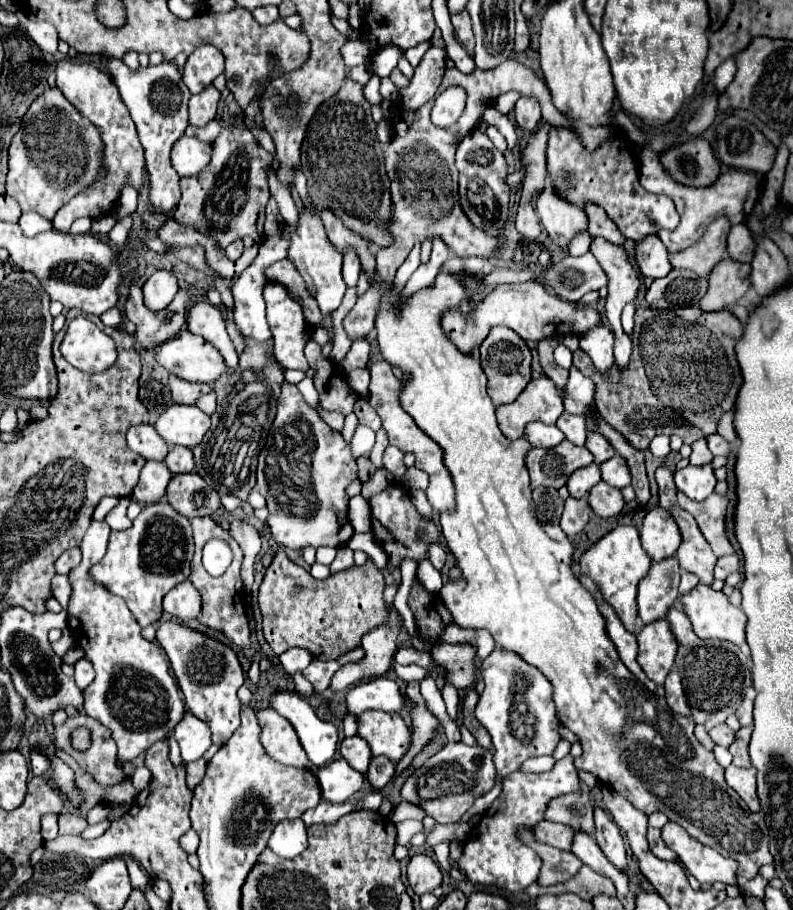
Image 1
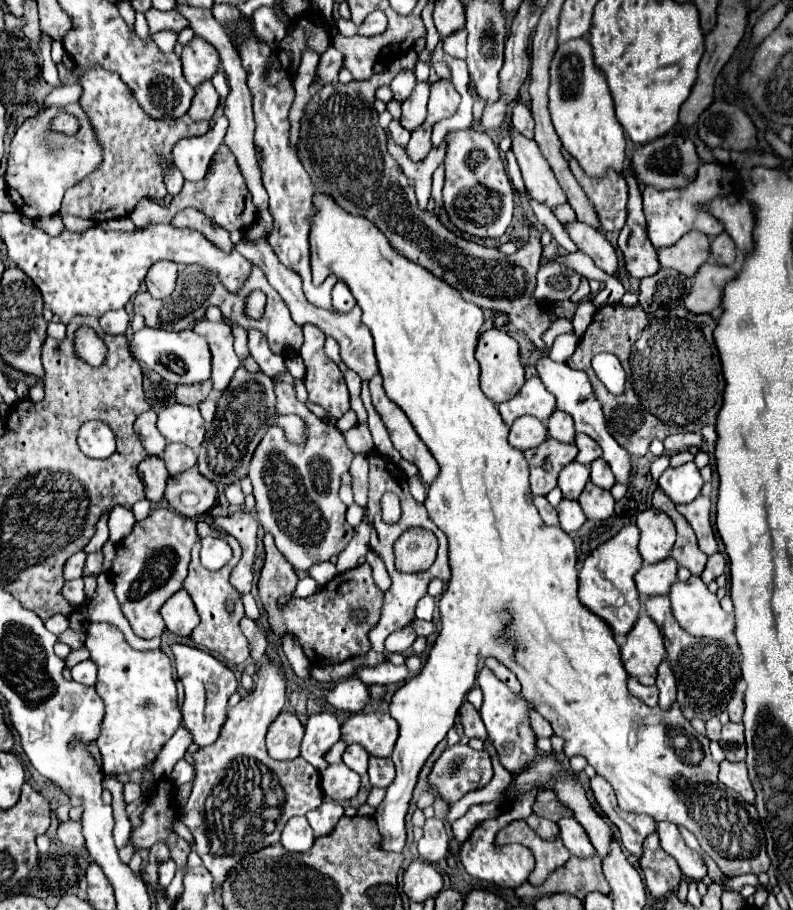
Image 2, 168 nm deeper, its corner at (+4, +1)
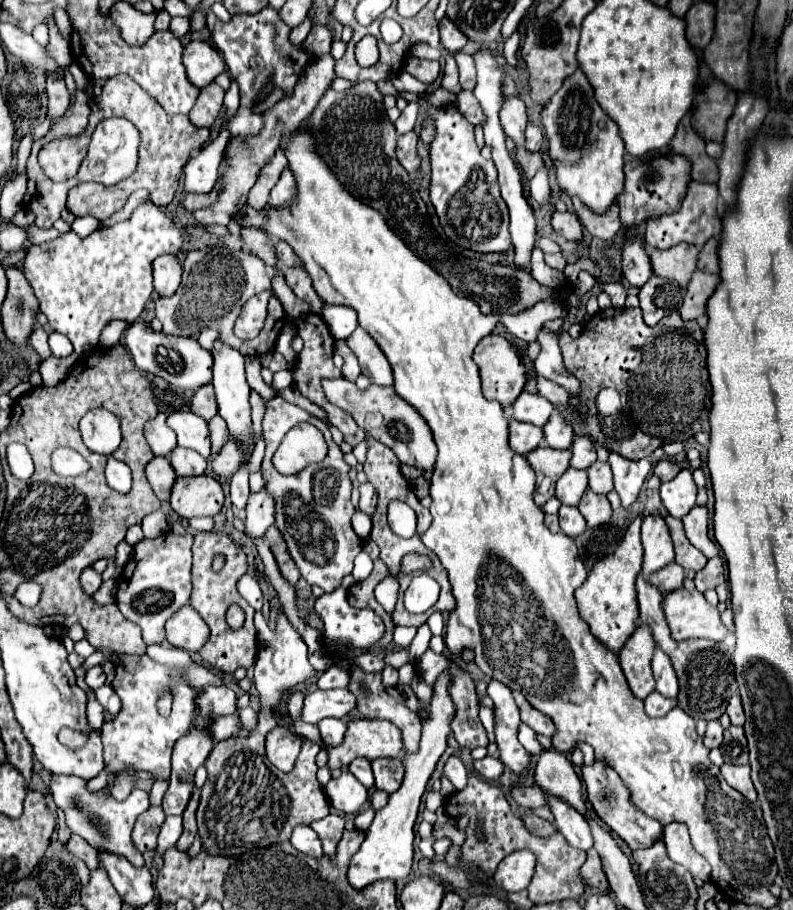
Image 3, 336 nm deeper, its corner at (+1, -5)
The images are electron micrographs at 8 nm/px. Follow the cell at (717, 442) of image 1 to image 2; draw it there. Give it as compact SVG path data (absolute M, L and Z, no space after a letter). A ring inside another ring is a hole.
M690 432L670 435L663 441L666 453L680 452L690 446L701 448L702 443L703 438L699 434Z

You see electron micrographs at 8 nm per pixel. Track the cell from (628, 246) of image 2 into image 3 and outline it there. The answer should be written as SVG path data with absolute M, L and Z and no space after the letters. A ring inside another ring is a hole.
M629 238L623 250L623 276L635 288L641 288L651 278L651 262L645 254L643 242L637 238Z

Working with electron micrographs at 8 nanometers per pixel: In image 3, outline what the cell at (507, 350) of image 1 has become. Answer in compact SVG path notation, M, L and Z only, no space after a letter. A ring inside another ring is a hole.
M497 334L485 336L477 344L473 360L479 366L479 374L481 374L481 382L483 382L483 396L487 400L499 402L503 408L511 406L517 400L517 396L523 392L523 386L527 382L527 374L525 374L527 370L525 370L525 366L521 362L521 356L509 344L509 340L503 338L503 336L497 336Z

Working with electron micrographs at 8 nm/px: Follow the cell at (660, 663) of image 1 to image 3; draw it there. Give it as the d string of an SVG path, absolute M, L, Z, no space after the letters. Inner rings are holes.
M641 624L619 652L619 662L621 668L625 668L623 672L627 684L639 700L645 700L655 690L655 678L651 672L653 650L655 642L653 636L649 634L649 626Z

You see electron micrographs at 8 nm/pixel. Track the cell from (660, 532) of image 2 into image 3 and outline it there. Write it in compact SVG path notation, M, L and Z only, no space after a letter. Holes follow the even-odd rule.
M645 516L641 526L641 540L645 548L643 574L653 574L675 560L669 528L661 516Z

